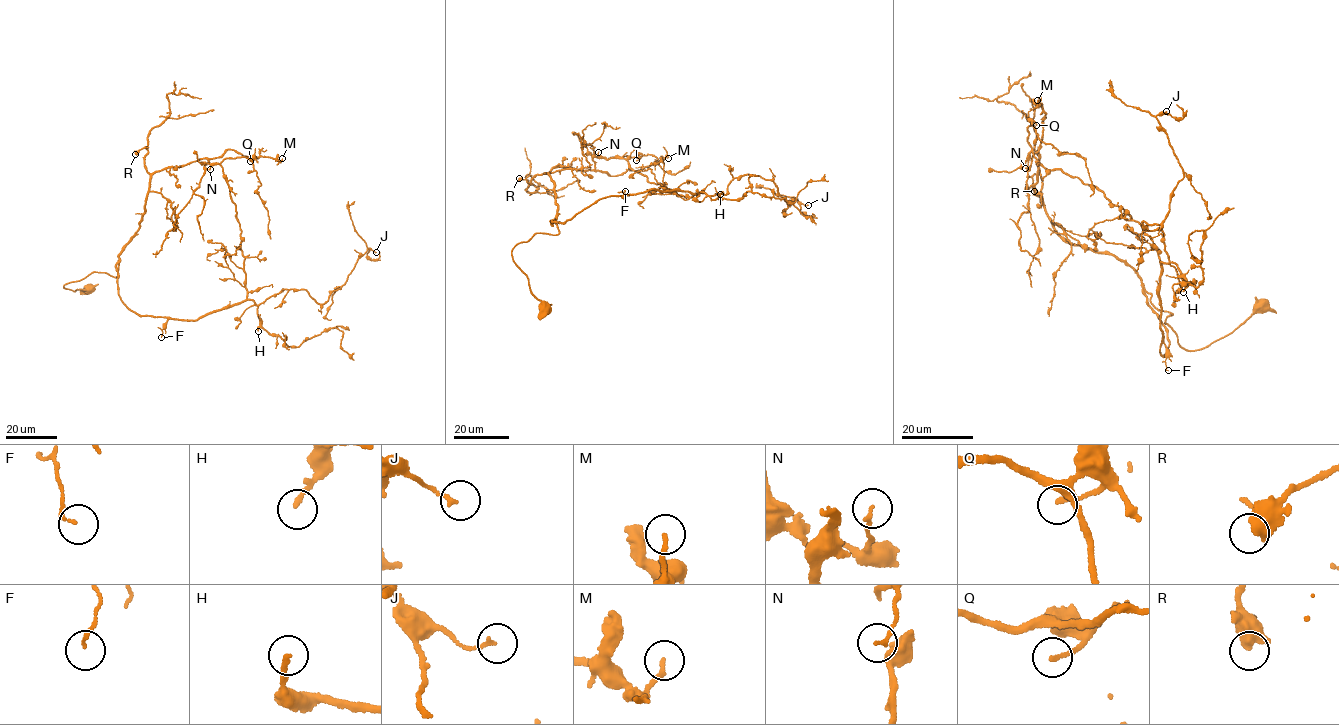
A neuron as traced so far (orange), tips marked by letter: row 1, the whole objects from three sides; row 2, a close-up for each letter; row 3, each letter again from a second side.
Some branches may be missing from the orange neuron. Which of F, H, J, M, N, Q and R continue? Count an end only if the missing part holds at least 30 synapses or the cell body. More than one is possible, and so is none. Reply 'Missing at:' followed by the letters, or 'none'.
Missing at: H

